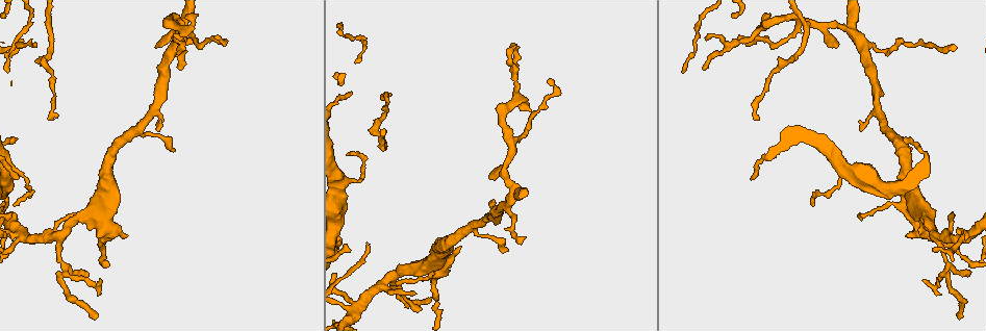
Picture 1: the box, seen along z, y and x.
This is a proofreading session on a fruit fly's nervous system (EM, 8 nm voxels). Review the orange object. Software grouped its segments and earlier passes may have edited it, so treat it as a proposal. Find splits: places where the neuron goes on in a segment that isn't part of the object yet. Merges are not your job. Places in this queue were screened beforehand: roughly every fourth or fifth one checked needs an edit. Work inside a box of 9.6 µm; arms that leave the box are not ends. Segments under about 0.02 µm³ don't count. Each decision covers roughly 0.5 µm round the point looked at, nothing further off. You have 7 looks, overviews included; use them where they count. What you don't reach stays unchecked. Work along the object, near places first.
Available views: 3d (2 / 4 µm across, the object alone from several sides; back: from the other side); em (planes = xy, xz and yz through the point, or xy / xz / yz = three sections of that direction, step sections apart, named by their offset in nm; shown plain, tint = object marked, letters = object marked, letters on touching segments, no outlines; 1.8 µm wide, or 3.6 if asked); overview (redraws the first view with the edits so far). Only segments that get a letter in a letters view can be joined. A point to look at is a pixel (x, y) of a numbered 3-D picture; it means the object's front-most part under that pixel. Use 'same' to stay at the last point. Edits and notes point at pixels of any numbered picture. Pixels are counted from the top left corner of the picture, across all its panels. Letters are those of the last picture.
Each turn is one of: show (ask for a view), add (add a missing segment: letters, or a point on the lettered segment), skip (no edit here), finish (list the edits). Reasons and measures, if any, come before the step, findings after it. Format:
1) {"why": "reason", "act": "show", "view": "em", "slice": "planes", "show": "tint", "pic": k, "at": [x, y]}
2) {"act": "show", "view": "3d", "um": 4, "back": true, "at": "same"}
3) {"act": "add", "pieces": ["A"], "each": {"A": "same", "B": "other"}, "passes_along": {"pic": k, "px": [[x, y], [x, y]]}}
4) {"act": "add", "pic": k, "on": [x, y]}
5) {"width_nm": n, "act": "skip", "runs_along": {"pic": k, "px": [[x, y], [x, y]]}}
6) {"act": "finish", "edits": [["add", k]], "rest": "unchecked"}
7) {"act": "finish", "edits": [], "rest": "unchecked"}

{"why": "branch stops here", "act": "show", "view": "3d", "um": 2, "back": true, "pic": 1, "at": [428, 298]}

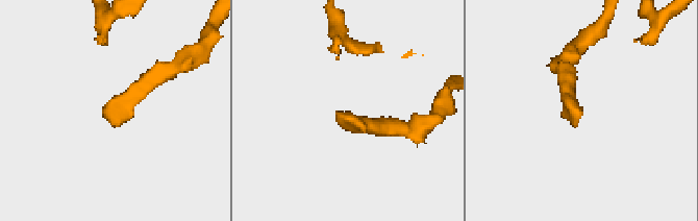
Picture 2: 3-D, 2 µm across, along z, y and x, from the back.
{"act": "show", "view": "em", "slice": "planes", "show": "letters", "pic": 2, "at": [575, 114]}

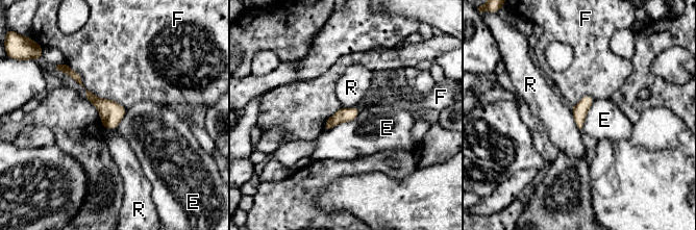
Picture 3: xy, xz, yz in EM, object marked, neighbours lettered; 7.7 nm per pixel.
{"width_nm": 110, "act": "skip", "each": {"E": "other", "F": "other", "R": "other"}, "runs_along": {"pic": 3, "px": [[69, 71], [110, 116], [112, 126]]}, "found": "no lettered segment goes on from it"}

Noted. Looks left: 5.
{"why": "free end", "act": "show", "view": "em", "slice": "yz", "step": 4, "show": "letters", "pic": 1, "at": [50, 120]}

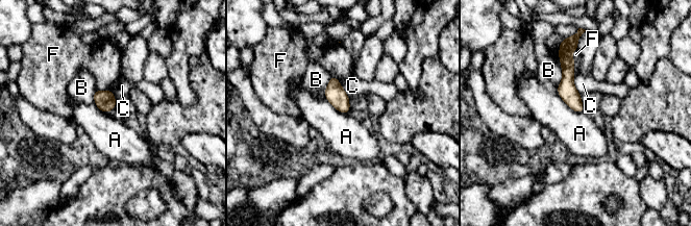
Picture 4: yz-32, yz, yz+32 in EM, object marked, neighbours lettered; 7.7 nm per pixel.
{"act": "skip", "each": {"A": "other", "B": "other", "C": "other", "F": "other"}, "border": {"pic": 4, "px": [[557, 86], [572, 109], [584, 111]]}, "found": "none of them fits"}

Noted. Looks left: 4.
{"why": "free end", "act": "show", "view": "em", "slice": "planes", "show": "letters", "pic": 1, "at": [179, 69]}

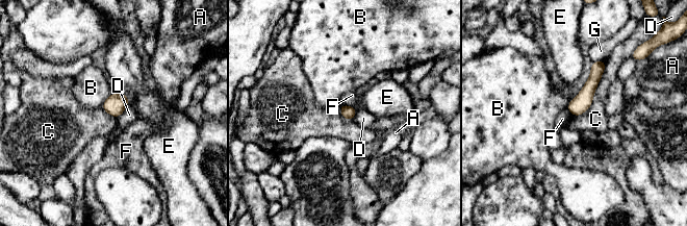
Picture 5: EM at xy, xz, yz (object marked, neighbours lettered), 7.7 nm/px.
{"act": "skip", "each": {"A": "other", "B": "other", "C": "other", "D": "other", "E": "other", "F": "other", "G": "other"}, "runs_along": {"pic": 5, "px": [[602, 64], [584, 99], [574, 112]]}, "found": "no lettered segment goes on from it"}

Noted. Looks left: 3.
{"act": "finish", "edits": [], "rest": "unchecked"}

